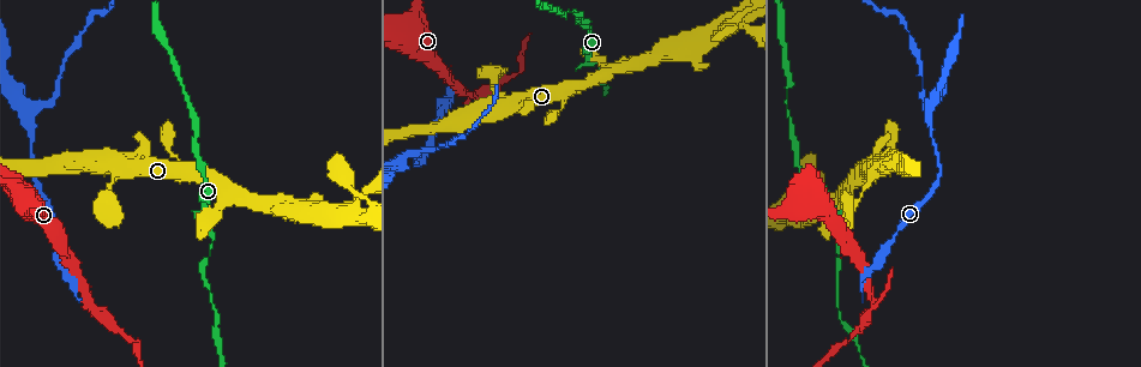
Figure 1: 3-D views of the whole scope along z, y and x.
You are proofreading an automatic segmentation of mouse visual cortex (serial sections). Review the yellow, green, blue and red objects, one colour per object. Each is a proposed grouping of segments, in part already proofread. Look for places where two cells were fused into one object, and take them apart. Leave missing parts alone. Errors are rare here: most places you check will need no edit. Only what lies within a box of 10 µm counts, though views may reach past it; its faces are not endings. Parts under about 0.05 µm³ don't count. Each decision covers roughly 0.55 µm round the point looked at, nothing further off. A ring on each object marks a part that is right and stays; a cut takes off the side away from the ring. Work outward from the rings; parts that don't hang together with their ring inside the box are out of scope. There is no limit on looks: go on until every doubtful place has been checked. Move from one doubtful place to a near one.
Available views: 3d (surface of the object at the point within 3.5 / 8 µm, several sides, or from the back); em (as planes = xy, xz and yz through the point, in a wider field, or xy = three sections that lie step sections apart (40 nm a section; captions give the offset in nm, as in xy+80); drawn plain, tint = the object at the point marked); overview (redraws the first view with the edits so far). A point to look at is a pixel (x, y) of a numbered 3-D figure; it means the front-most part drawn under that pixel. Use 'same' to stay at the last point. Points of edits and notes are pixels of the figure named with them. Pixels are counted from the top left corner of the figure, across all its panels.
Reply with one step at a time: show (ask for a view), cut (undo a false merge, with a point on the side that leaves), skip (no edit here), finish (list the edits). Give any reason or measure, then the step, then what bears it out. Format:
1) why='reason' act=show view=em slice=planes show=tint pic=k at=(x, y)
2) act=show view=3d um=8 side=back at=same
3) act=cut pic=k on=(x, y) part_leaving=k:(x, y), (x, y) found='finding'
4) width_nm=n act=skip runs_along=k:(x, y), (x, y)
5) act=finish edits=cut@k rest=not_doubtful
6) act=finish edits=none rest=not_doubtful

why='a narrow waist' act=show view=3d um=3.5 pic=1 at=(213, 238)

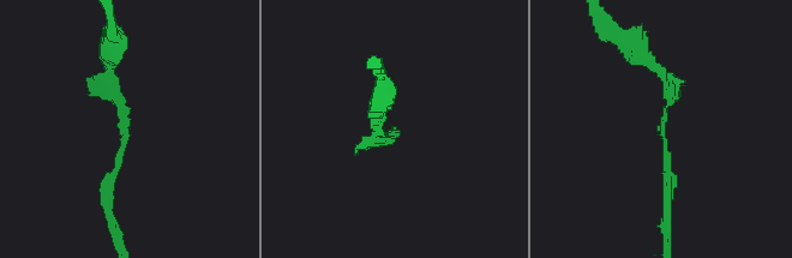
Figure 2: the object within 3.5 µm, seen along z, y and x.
arm_widths_nm=150,150 act=show view=em slice=xy step=1 show=tint pic=2 at=(123, 132)

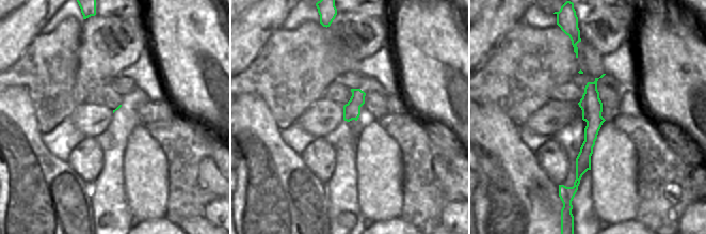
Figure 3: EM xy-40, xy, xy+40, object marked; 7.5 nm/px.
act=show view=em slice=planes show=tint at=same

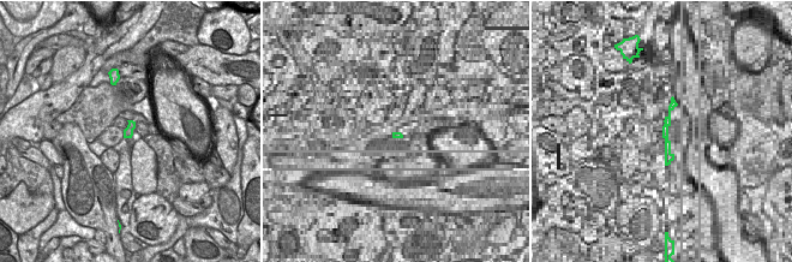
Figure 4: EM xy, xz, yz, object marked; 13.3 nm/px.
width_nm=130 act=skip runs_along=2:(652, 61), (670, 95), (664, 116), (667, 209) found='one cell here'

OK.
why='thin neck' act=show view=3d um=8 pic=1 at=(873, 307)

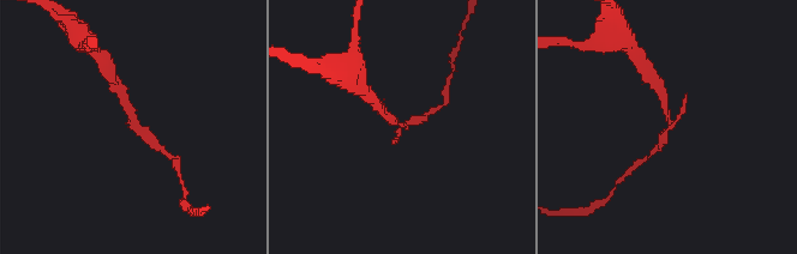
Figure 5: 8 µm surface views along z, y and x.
act=show view=em slice=planes show=tint at=same

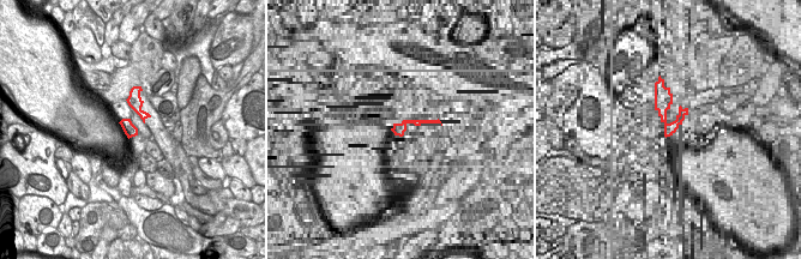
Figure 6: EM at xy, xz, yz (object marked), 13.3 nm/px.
width_nm=170 act=cut pic=5 on=(432, 110) part_leaving=5:(133, 126), (172, 157) found='a second cell is stuck on'

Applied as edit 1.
act=show view=overview

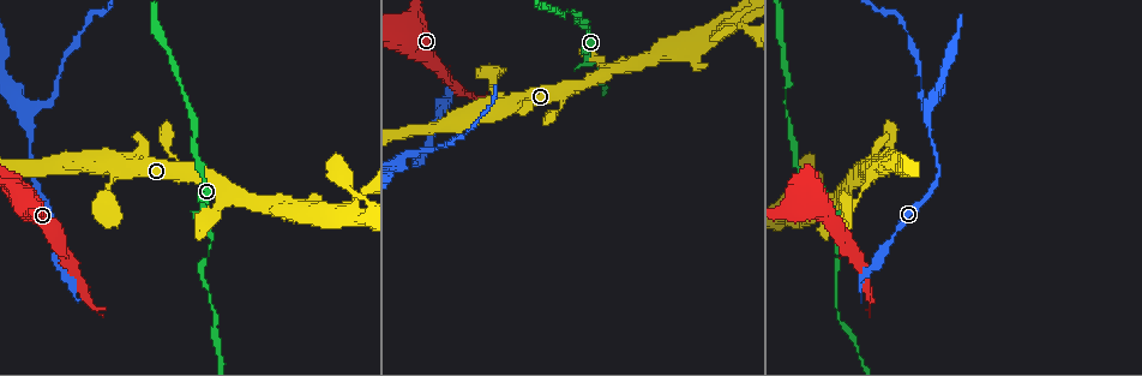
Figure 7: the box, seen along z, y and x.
act=show view=3d um=3.5 pic=7 at=(928, 118)

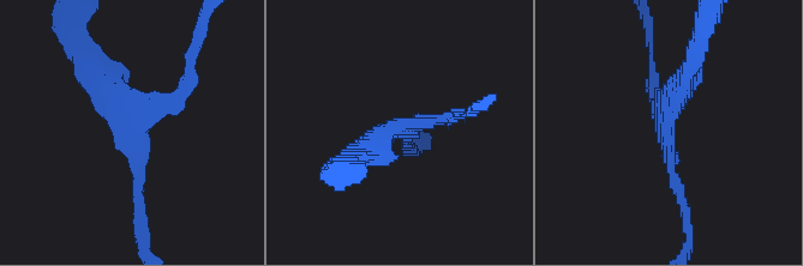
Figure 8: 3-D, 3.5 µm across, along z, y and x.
arms=3 arm_widths_nm=150,150,300 why='shape alone is not enough' act=show view=em slice=xy step=5 show=tint pic=8 at=(404, 126)

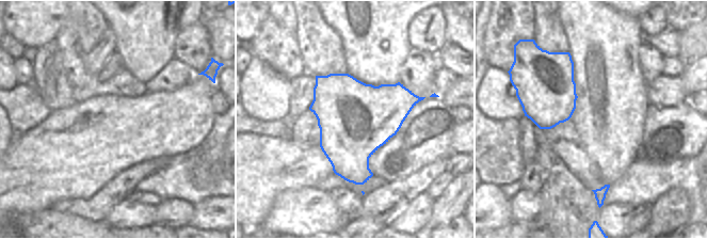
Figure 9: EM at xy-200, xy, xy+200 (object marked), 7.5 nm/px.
act=skip found='one cell here'

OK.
act=finish edits=cut@5 rest=not_doubtful

